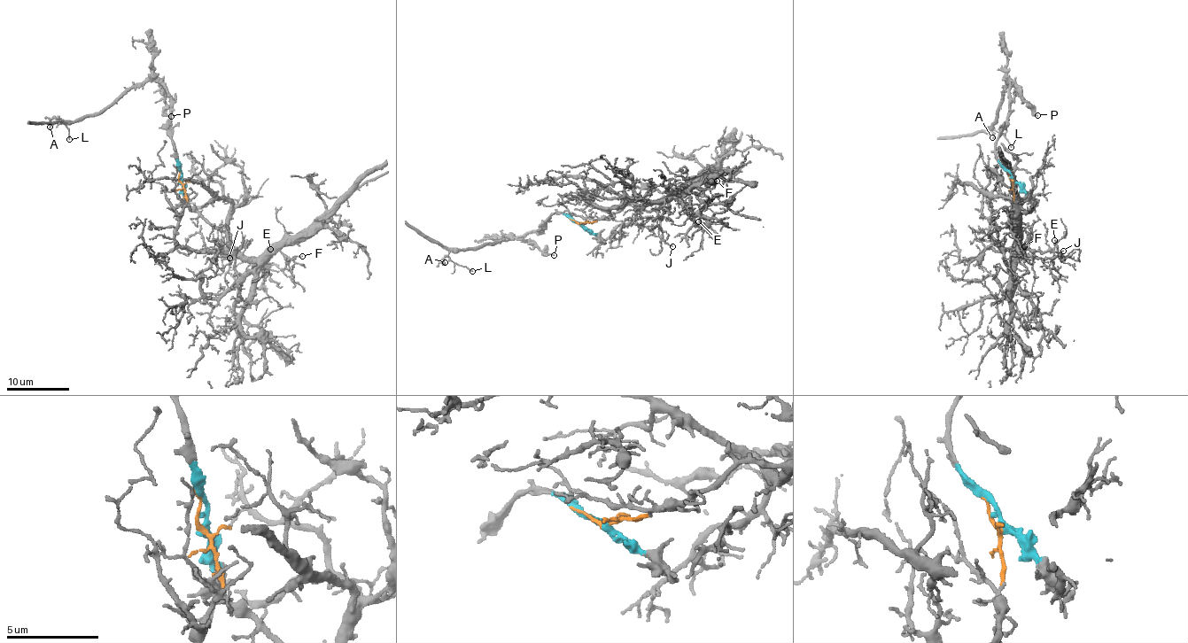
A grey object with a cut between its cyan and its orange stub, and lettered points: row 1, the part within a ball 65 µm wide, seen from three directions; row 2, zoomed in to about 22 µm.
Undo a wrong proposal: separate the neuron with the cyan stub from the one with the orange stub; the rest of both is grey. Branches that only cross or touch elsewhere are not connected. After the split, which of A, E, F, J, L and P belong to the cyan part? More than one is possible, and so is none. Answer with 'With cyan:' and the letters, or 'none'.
With cyan: A, L, P

